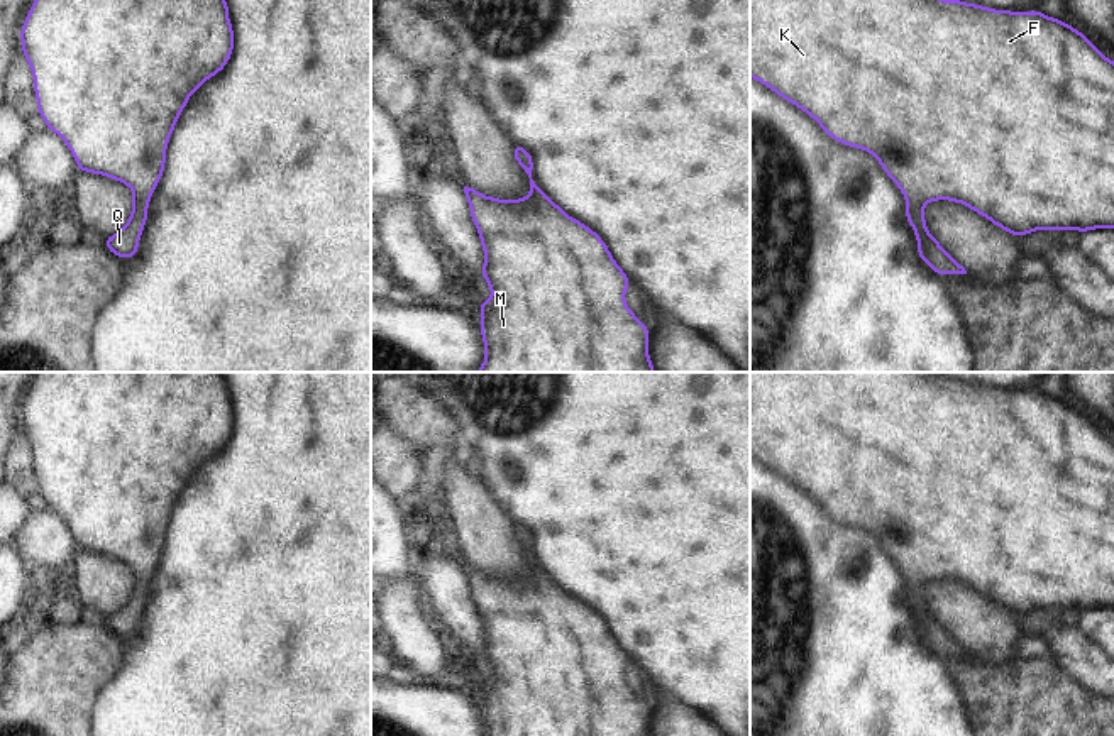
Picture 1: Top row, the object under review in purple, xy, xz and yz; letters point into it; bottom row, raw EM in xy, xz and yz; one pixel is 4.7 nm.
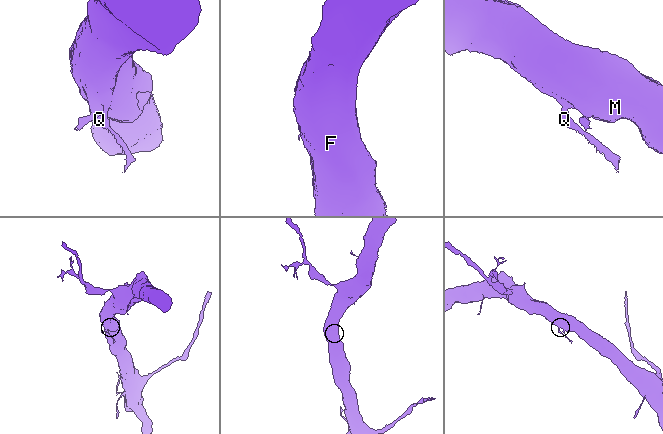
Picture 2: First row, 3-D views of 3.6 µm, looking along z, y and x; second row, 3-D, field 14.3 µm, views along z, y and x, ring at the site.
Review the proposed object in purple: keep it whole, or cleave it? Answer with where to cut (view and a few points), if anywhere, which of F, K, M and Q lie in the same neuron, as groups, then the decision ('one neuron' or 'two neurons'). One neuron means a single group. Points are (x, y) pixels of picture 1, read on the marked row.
no cut | F K M Q | one neuron

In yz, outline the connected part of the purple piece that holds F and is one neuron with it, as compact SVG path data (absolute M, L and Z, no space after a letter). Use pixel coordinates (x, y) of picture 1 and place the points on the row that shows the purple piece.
M750 0L750 76L775 91L780 98L806 112L836 142L867 151L879 161L880 168L897 184L899 191L906 198L906 220L913 227L918 240L918 257L938 276L967 274L967 271L928 232L923 210L929 201L950 200L953 203L962 203L1014 237L1023 237L1034 230L1078 230L1084 233L1087 230L1114 228L1114 61L1104 56L1089 37L1065 24L1062 19L1048 17L1040 10L995 10L992 7L982 7L962 0Z

